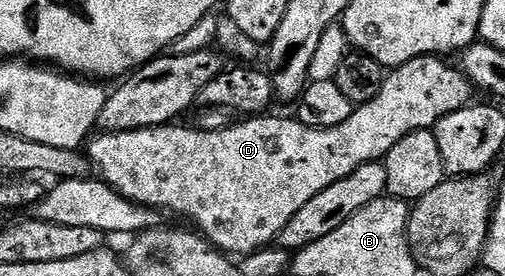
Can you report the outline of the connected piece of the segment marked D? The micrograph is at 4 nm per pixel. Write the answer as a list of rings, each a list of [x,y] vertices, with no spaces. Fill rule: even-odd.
[[[429,56],[395,67],[385,77],[382,92],[378,92],[374,100],[355,107],[350,120],[338,124],[338,128],[310,128],[295,117],[269,116],[252,116],[240,120],[237,126],[229,124],[221,130],[187,130],[181,124],[169,124],[121,134],[97,133],[87,143],[86,153],[103,182],[131,202],[189,218],[193,222],[189,223],[203,237],[229,256],[253,254],[263,246],[273,245],[282,227],[290,224],[318,192],[326,192],[330,184],[346,180],[346,176],[362,168],[362,164],[381,161],[410,131],[432,130],[441,118],[465,109],[473,101],[474,87],[467,76],[455,65],[447,66],[444,62],[447,61],[443,57]]]

